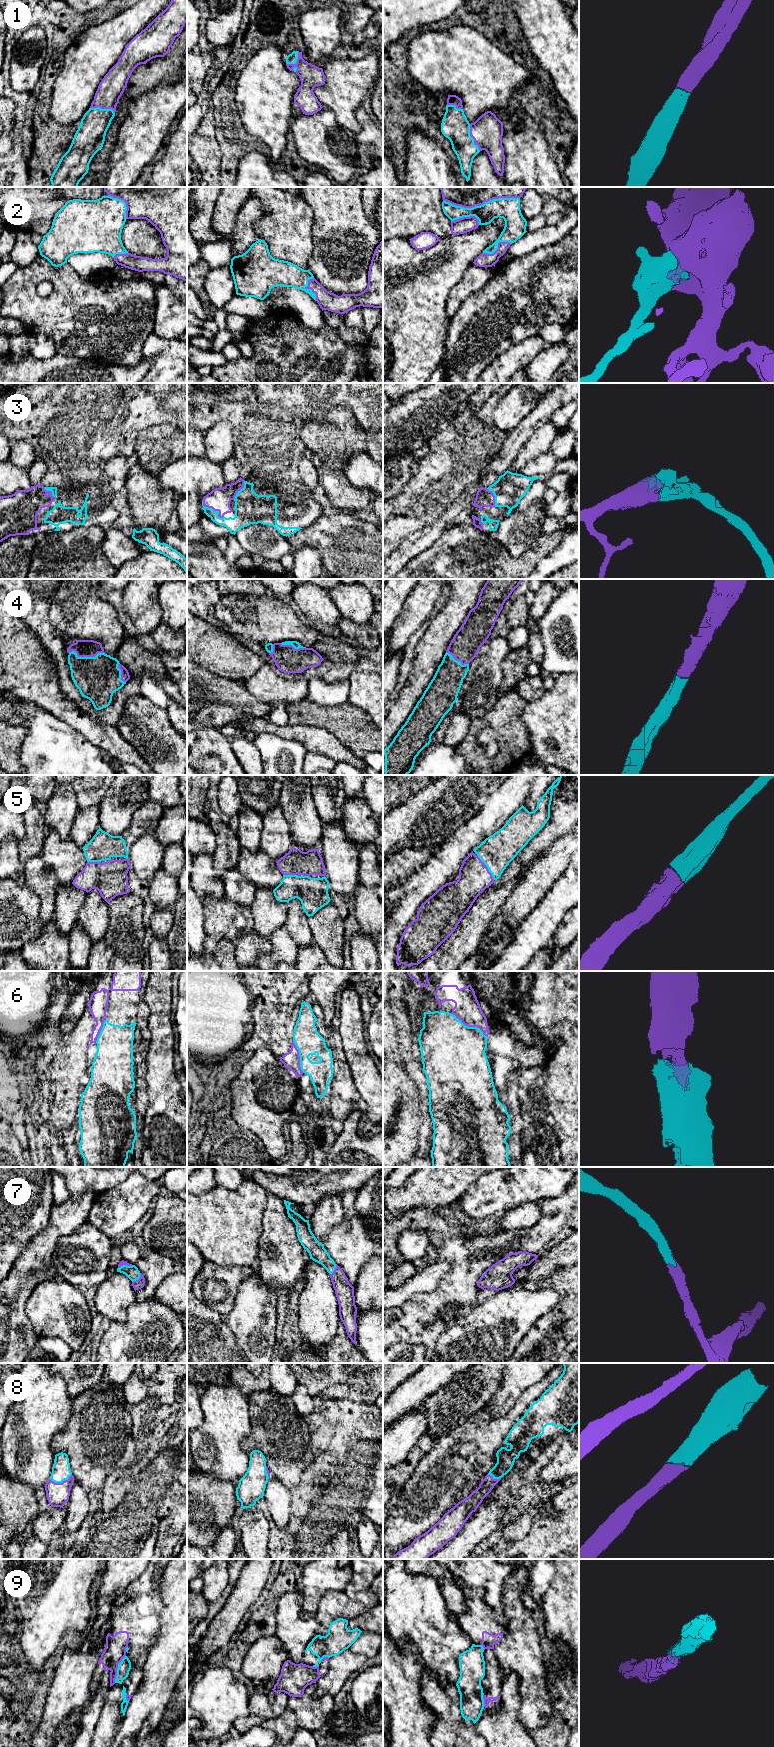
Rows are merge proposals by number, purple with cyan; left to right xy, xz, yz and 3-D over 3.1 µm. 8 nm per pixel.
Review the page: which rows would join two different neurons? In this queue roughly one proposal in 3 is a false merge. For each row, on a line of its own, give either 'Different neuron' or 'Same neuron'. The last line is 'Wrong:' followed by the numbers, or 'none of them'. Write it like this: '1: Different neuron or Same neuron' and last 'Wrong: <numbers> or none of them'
1: Same neuron
2: Same neuron
3: Same neuron
4: Same neuron
5: Same neuron
6: Same neuron
7: Same neuron
8: Same neuron
9: Different neuron
Wrong: 9

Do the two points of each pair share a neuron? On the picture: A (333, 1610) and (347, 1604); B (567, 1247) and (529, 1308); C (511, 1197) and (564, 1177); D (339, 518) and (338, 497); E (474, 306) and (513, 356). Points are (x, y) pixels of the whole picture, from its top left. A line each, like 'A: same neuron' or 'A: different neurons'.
A: same neuron
B: different neurons
C: same neuron
D: different neurons
E: different neurons

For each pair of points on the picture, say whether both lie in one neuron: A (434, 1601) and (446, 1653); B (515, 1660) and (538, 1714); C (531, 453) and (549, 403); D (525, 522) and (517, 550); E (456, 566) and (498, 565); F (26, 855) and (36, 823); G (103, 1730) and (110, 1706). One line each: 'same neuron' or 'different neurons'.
A: same neuron
B: same neuron
C: different neurons
D: same neuron
E: same neuron
F: same neuron
G: same neuron

